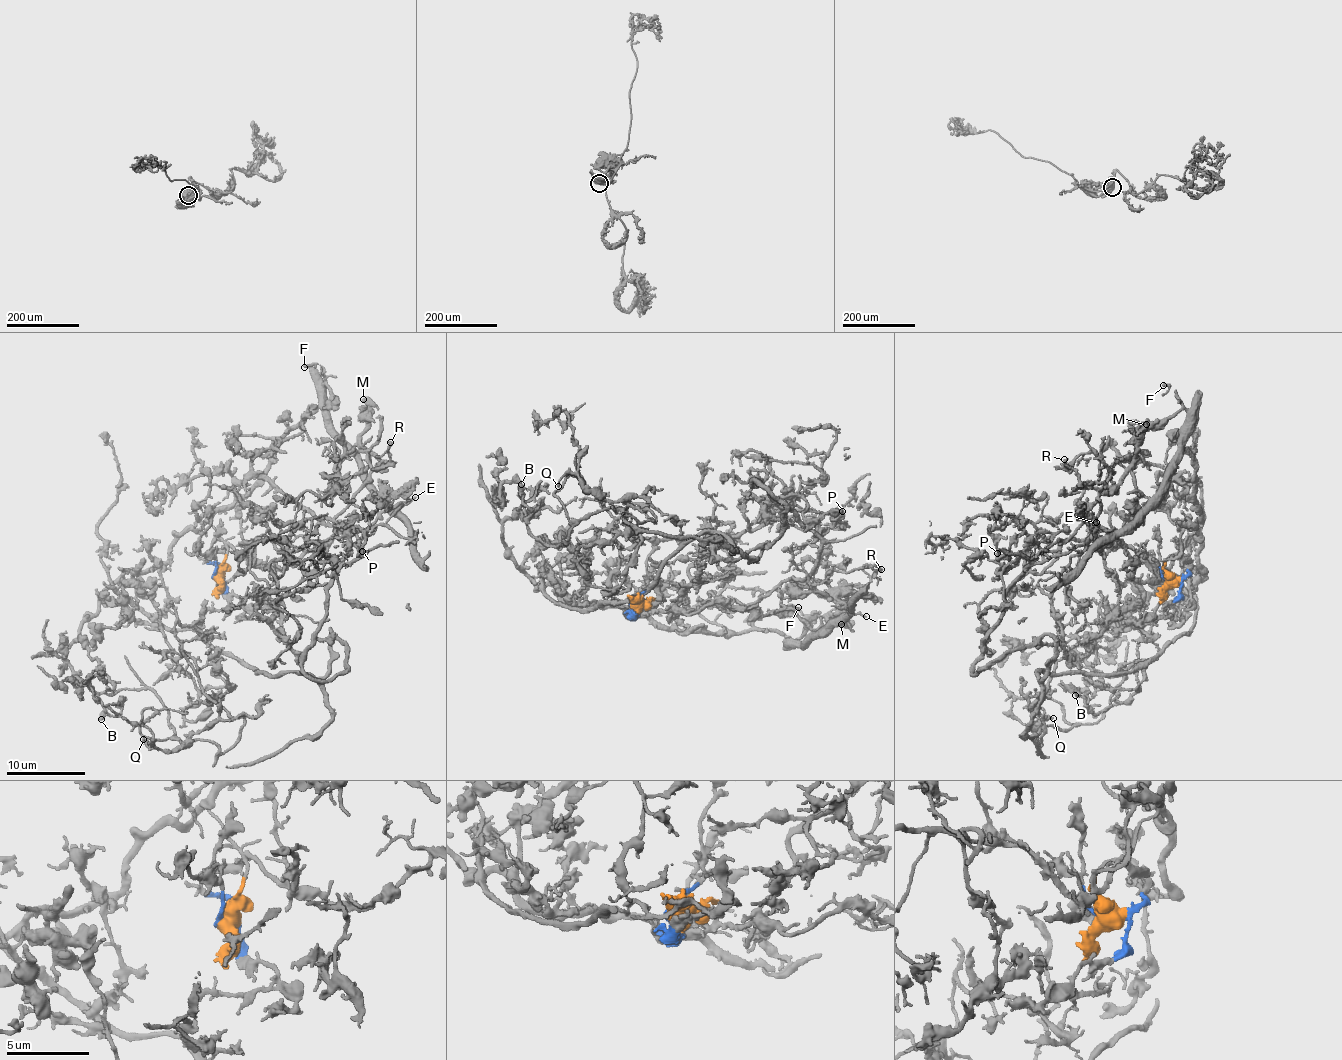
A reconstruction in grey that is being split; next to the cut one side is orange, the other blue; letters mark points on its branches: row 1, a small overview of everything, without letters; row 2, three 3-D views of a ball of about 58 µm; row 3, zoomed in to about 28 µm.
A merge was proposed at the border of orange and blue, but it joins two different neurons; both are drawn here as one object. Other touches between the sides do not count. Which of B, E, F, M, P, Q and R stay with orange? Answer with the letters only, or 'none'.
E, F, M

